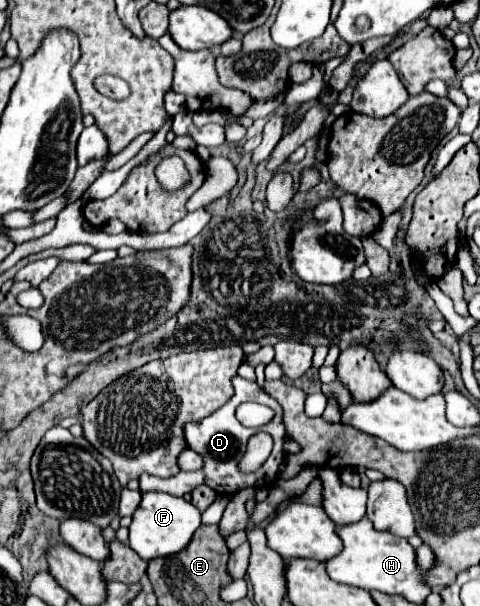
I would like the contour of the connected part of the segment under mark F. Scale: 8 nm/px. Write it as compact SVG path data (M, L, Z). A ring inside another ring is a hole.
M142 492L142 502L132 514L130 524L130 548L144 560L160 558L166 554L178 554L188 546L194 530L200 526L200 512L184 498L166 492Z

